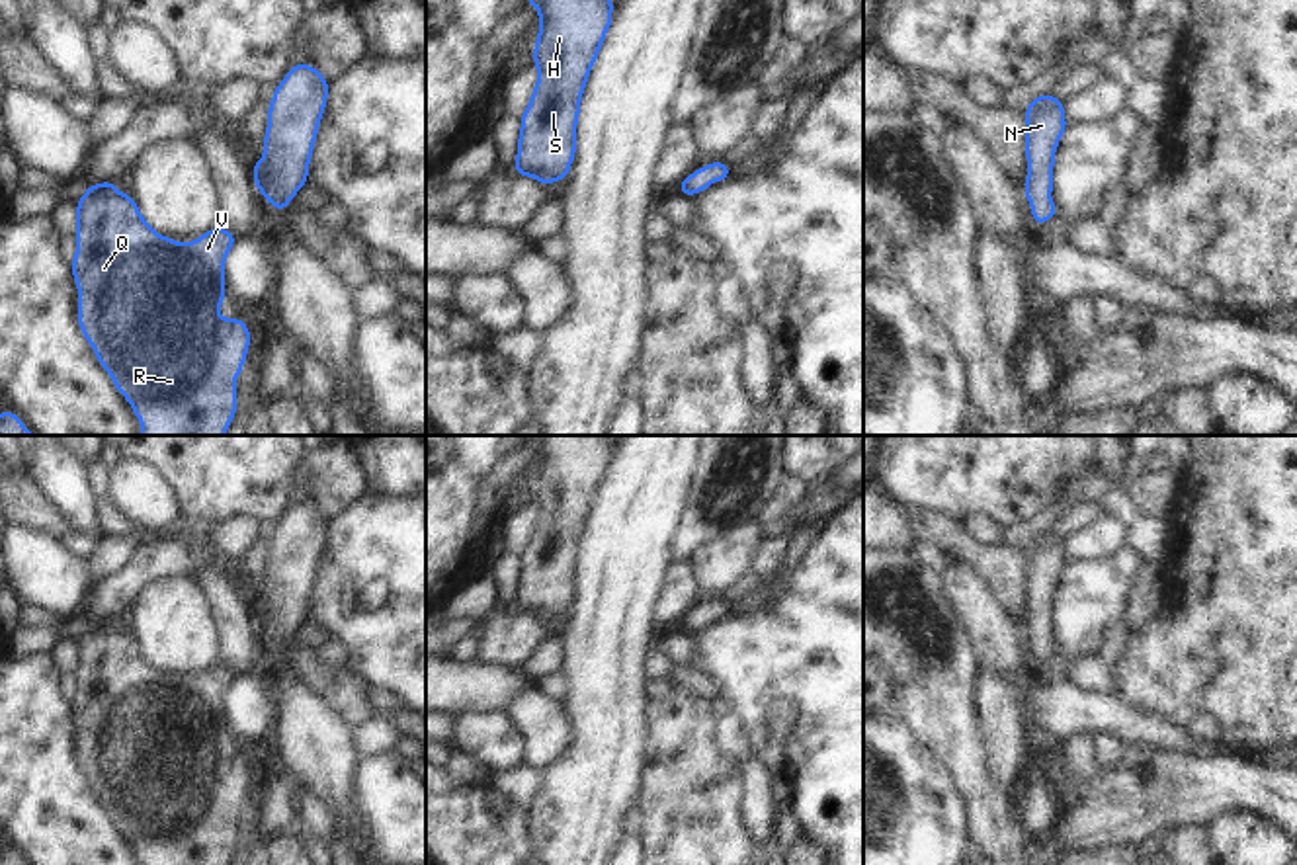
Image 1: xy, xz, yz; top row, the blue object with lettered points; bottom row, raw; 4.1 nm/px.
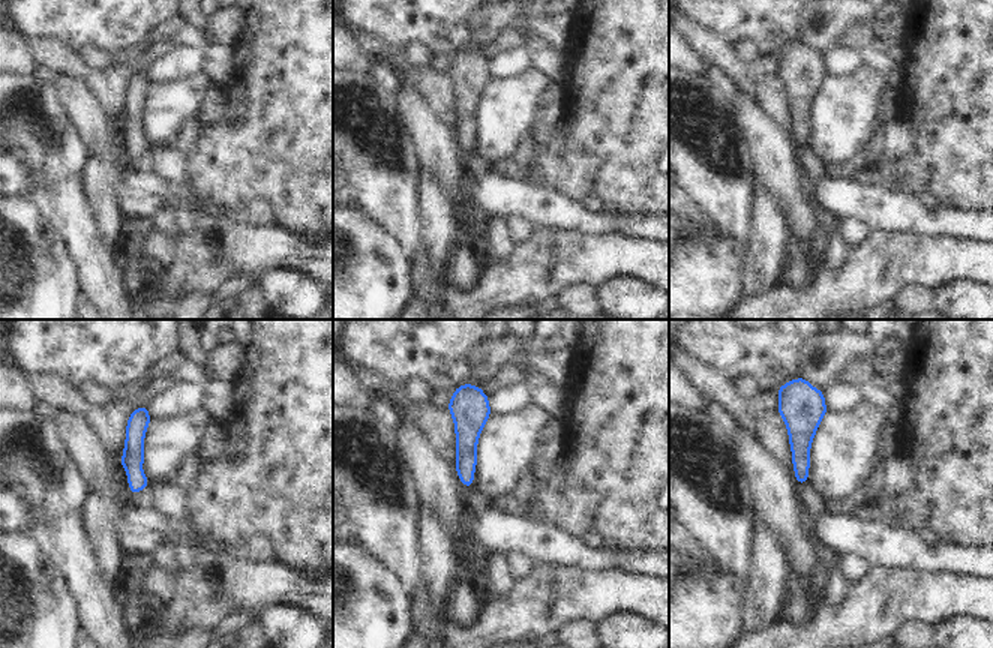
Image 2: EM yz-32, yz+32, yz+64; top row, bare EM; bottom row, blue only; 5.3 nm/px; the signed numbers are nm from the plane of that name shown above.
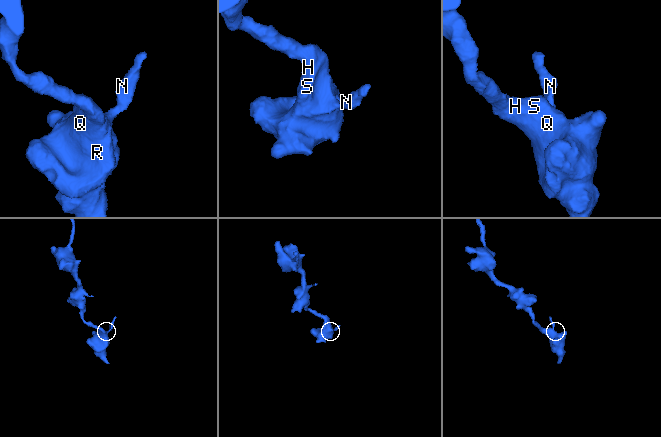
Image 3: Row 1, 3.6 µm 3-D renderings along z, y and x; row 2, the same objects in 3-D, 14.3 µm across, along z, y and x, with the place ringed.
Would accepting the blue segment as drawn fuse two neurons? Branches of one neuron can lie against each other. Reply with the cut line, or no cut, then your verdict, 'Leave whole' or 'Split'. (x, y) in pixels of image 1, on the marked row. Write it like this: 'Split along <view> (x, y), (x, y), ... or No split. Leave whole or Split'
No split. Leave whole

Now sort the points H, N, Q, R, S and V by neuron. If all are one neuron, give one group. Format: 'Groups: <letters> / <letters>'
Groups: H N Q R S V

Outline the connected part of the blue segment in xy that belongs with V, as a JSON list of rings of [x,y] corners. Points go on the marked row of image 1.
[[[113,180],[102,184],[90,184],[84,195],[76,201],[76,254],[70,262],[70,269],[78,289],[78,326],[82,336],[90,342],[98,363],[109,373],[113,387],[133,406],[133,414],[141,420],[141,435],[225,435],[232,424],[238,408],[236,400],[236,377],[244,369],[248,355],[248,344],[252,334],[242,318],[221,318],[217,312],[221,303],[227,299],[225,289],[225,260],[229,250],[236,244],[236,236],[225,228],[215,227],[191,244],[178,242],[168,236],[160,236],[145,219],[141,209],[135,205],[131,193],[115,189]]]

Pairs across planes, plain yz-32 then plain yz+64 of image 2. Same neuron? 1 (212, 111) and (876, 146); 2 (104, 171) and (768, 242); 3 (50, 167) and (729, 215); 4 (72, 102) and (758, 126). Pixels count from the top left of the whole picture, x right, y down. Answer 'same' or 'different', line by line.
1: same
2: same
3: same
4: same

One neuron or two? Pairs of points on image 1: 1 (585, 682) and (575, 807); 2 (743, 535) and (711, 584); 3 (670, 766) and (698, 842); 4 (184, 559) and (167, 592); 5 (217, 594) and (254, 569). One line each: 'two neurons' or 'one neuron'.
1: one neuron
2: one neuron
3: one neuron
4: two neurons
5: two neurons

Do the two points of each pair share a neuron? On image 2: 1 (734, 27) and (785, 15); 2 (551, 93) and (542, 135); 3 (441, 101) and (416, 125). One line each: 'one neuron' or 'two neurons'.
1: one neuron
2: one neuron
3: two neurons

